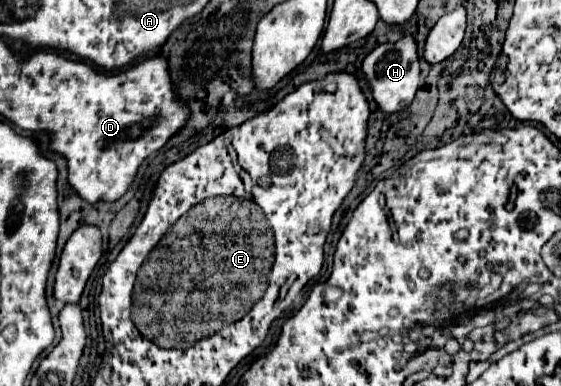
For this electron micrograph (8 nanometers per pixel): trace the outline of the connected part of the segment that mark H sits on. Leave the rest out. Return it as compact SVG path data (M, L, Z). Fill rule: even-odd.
M405 36L397 44L381 44L363 60L363 80L367 82L373 100L377 102L377 108L383 114L395 114L403 108L407 108L419 88L419 56L417 56L417 44L413 38Z

